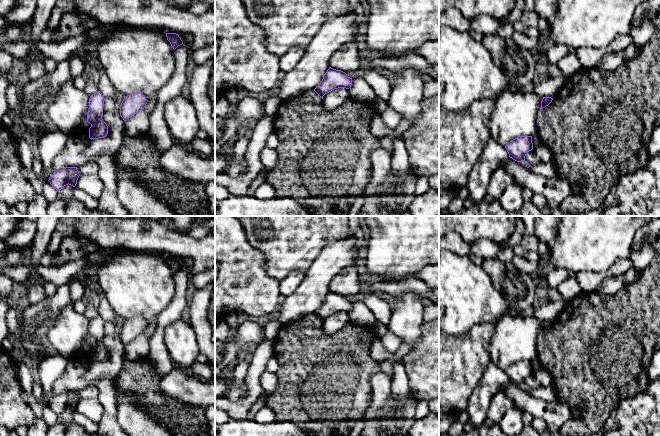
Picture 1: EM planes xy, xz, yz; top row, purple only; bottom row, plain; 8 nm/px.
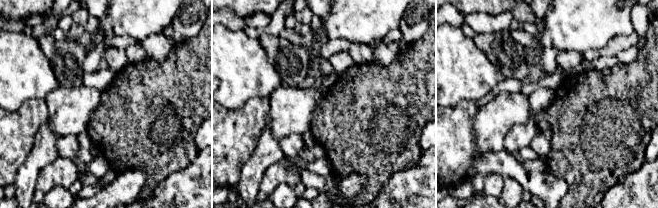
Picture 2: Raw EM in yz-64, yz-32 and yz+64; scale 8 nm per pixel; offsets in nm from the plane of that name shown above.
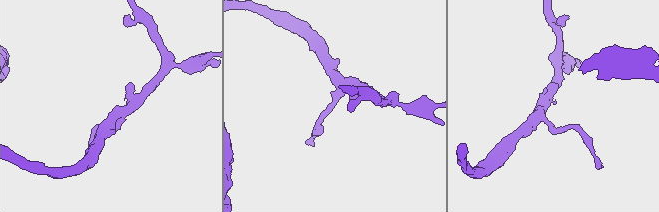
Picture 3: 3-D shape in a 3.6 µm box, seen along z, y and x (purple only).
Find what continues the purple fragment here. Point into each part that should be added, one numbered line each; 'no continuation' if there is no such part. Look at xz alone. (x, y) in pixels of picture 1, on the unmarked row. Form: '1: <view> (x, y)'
no continuation

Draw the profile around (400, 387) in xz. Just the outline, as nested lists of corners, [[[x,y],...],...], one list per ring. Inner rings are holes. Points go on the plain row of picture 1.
[[[375,338],[370,347],[370,356],[377,362],[392,360],[393,361],[393,385],[390,396],[401,397],[410,393],[409,380],[405,371],[402,359],[395,359],[394,353],[387,351],[382,345],[380,339]]]

